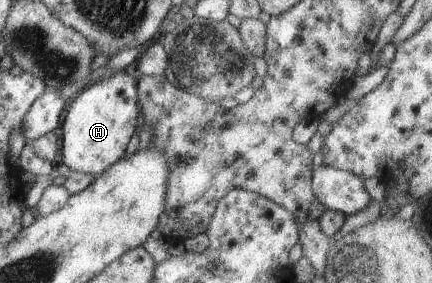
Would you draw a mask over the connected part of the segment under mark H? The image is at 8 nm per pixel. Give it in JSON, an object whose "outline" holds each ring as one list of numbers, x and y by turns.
{"outline":[[126,70,106,75,83,89,67,107,58,162,73,172,100,176,125,155,127,144,140,128,137,77]]}

